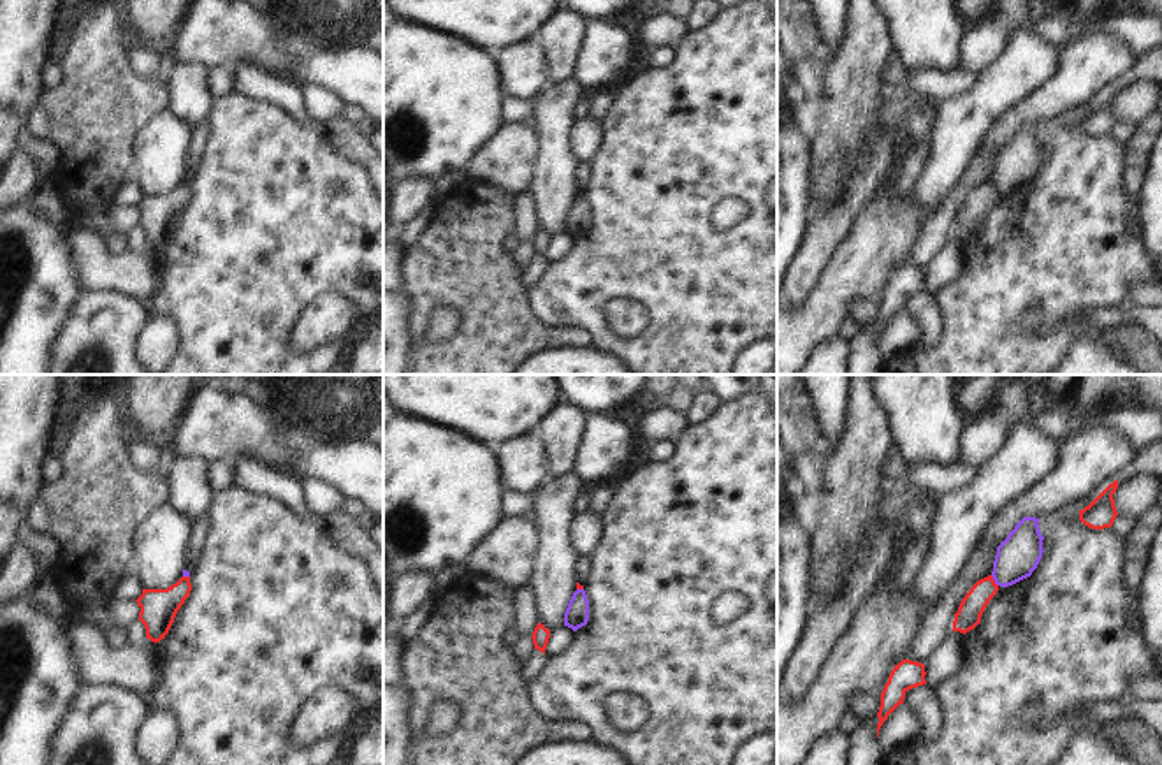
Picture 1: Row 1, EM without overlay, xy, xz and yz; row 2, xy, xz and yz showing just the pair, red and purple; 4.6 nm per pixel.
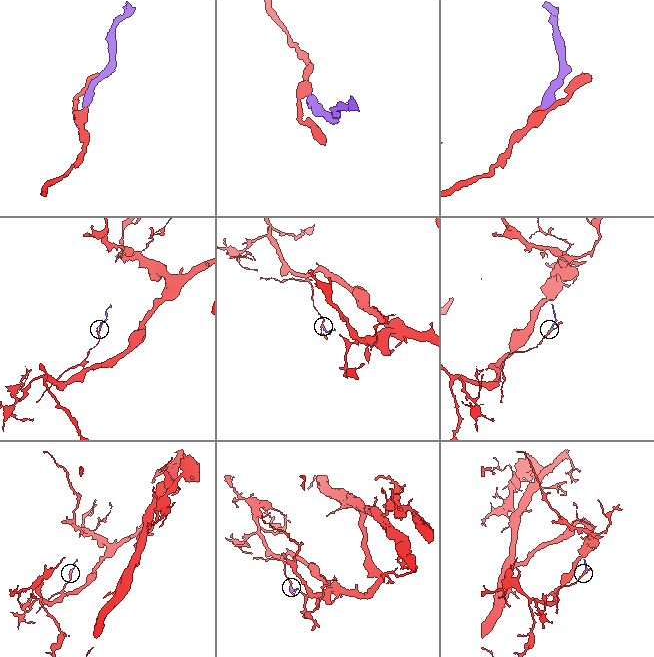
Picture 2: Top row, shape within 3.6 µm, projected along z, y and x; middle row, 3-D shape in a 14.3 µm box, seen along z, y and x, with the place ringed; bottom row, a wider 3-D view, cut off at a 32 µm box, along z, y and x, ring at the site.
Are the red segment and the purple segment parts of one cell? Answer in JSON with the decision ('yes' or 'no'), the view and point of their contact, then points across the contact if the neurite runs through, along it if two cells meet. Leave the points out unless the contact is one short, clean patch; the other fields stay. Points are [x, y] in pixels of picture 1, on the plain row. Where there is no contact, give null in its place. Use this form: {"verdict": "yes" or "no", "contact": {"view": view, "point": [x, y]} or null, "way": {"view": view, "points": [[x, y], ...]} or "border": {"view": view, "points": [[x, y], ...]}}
{"verdict": "no", "contact": {"view": "yz", "point": [994, 187]}, "border": {"view": "yz", "points": [[990, 182], [997, 192]]}}

